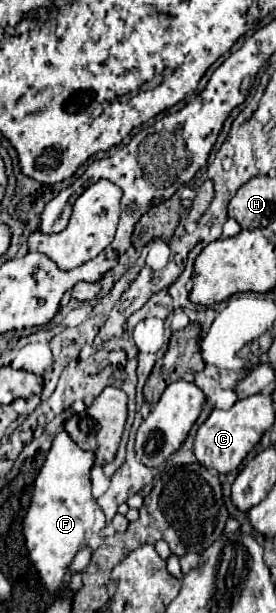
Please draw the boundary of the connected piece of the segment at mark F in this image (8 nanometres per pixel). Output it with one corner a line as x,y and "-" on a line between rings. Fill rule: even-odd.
60,431
46,455
46,461
34,481
34,495
24,517
24,537
30,559
40,573
44,587
56,593
68,573
68,567
80,547
102,531
104,513
90,493
90,467
94,453
80,449
66,431
-
88,475
88,481
86,481

